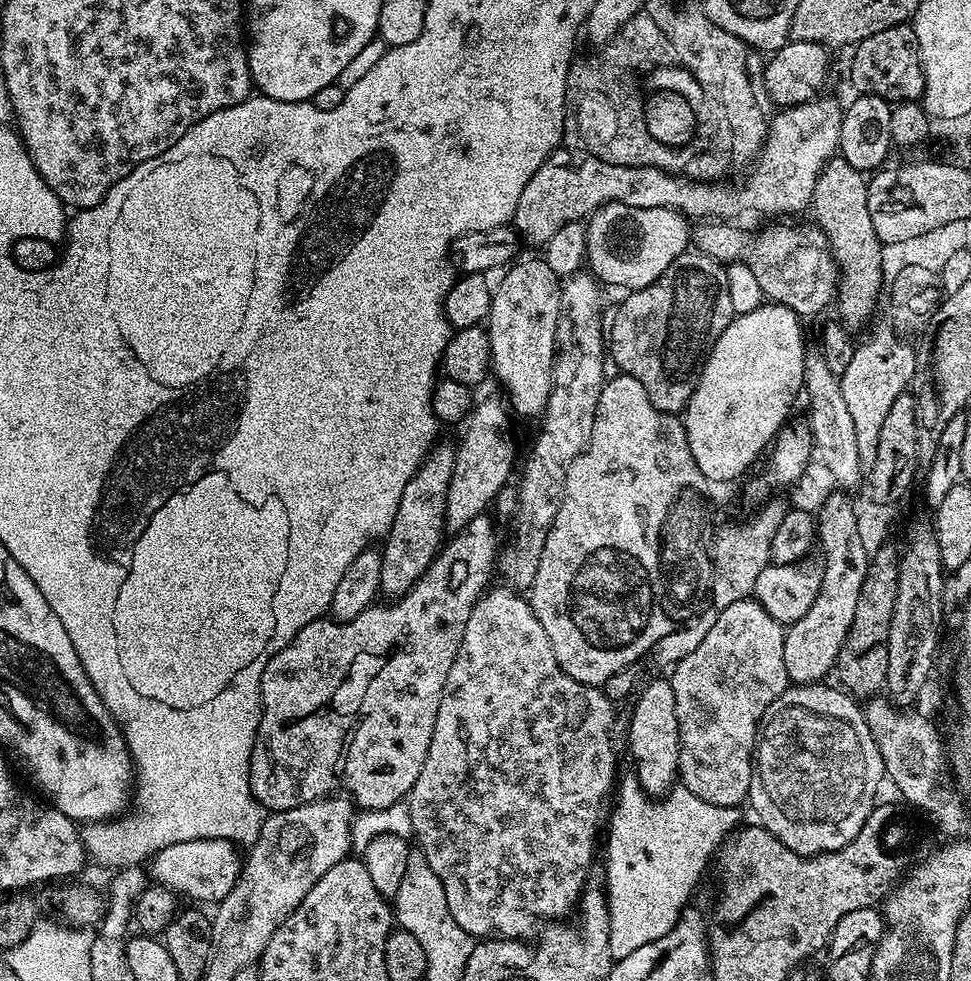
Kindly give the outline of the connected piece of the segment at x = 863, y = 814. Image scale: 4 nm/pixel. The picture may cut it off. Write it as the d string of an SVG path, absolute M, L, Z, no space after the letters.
M817 682L815 684L802 684L788 687L764 711L764 719L758 729L756 738L752 781L750 782L747 803L749 805L752 804L753 810L756 811L756 816L760 819L757 820L759 827L766 829L770 834L774 834L774 838L778 838L778 842L782 842L782 846L794 850L794 854L798 854L799 856L823 856L825 852L839 852L840 849L846 847L856 837L858 830L862 830L866 818L874 810L875 804L872 803L876 800L876 791L880 788L880 779L883 781L886 776L884 763L882 762L882 754L870 734L870 726L868 725L867 718L864 717L861 705L856 705L859 703L849 693L841 690L839 687L836 687L837 689L827 688L826 685L827 683Z

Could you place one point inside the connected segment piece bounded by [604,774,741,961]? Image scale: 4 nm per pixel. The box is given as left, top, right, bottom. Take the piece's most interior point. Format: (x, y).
(657, 849)

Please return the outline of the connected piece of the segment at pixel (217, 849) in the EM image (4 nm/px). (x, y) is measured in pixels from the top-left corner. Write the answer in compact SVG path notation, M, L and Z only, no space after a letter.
M202 838L194 842L174 842L174 846L166 846L152 857L151 879L181 897L189 896L192 899L189 901L205 900L212 906L224 900L230 890L234 890L236 879L240 877L242 856L236 852L239 852L237 845L231 840Z

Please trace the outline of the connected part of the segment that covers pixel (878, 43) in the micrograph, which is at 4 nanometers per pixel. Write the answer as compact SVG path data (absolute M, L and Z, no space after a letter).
M911 23L895 24L870 34L855 45L852 56L852 84L860 94L881 96L889 102L916 102L924 95L924 71L920 65L918 38Z

